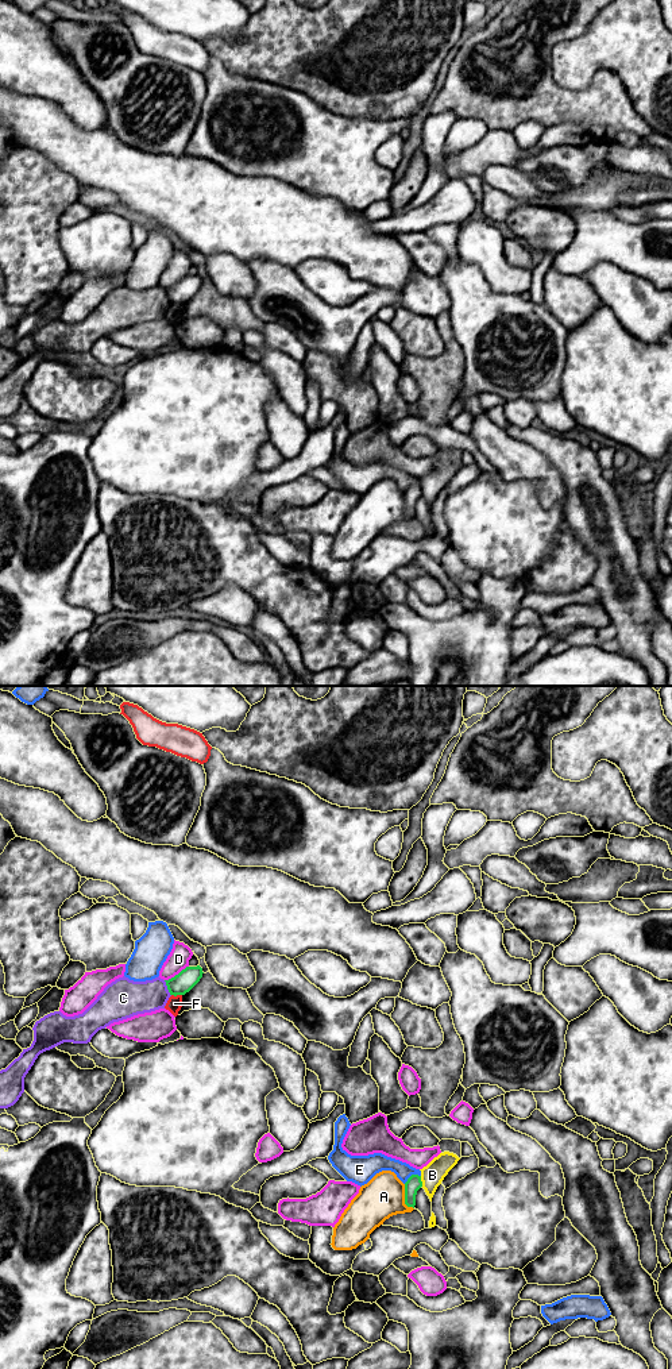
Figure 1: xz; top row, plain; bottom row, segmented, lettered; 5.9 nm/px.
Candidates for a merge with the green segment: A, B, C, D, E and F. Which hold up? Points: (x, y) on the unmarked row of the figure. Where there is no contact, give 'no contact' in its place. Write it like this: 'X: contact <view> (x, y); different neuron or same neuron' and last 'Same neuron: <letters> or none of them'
A: contact xz (405, 506); different neuron
B: contact xz (421, 490); different neuron
C: contact xz (168, 297); different neuron
D: contact xz (176, 284); different neuron
E: contact xz (412, 484); different neuron
F: contact xz (177, 303); different neuron
Same neuron: none of them

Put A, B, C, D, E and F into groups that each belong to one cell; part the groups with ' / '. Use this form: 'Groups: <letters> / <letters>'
Groups: A / B / C / D / E / F

